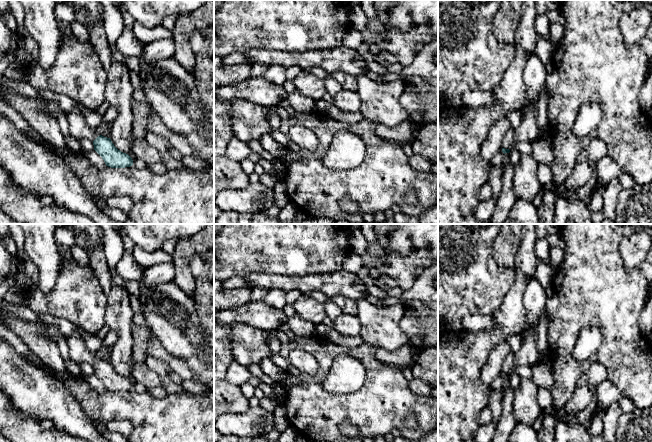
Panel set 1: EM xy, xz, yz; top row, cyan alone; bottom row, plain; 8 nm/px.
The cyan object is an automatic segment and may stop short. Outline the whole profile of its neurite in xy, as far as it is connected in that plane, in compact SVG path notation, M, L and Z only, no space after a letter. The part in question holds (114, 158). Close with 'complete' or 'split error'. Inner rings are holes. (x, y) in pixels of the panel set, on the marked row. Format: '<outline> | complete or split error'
M78 103L76 107L67 113L70 135L77 140L90 139L93 142L94 150L102 157L106 166L111 168L132 166L133 160L128 154L118 150L110 138L102 135L98 136L95 128L86 123L82 115L82 107Z | split error

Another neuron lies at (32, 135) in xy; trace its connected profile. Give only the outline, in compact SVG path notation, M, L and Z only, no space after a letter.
M33 129L29 132L23 132L29 139L41 144L42 146L46 147L48 146L50 148L50 151L52 154L54 154L54 149L52 148L52 146L47 143L37 132L35 132Z

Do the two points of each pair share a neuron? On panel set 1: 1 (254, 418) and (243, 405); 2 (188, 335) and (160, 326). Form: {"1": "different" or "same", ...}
{"1": "different", "2": "same"}

